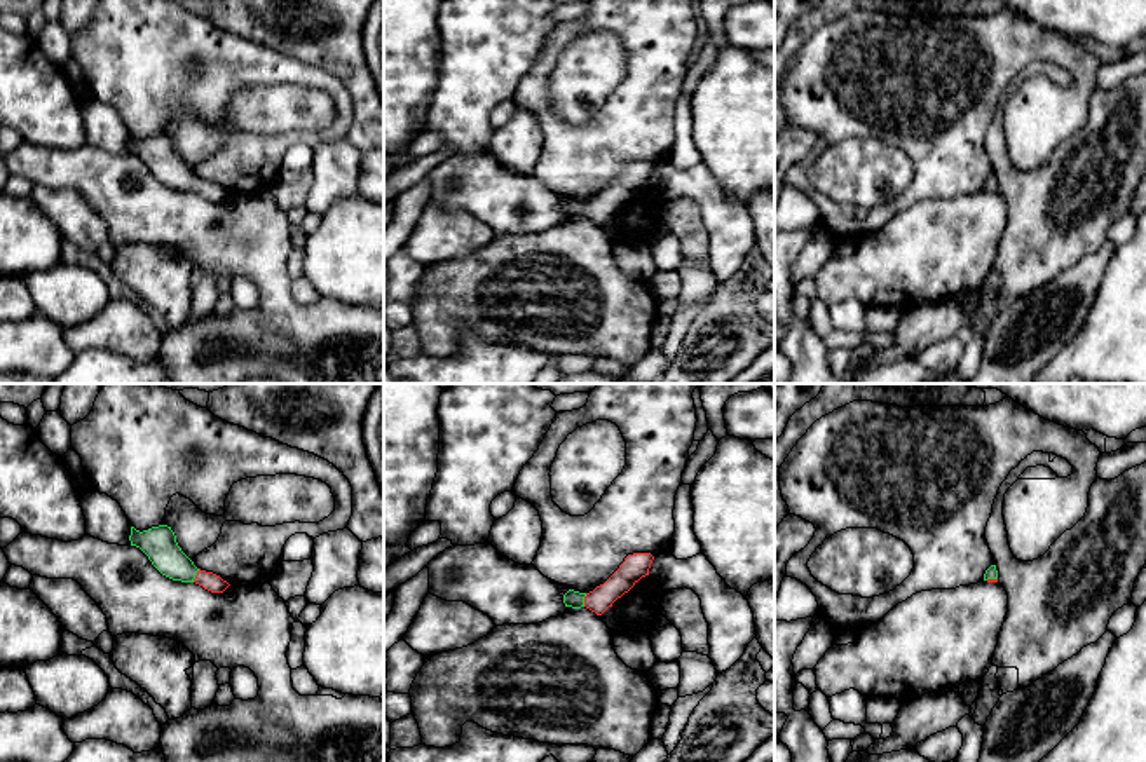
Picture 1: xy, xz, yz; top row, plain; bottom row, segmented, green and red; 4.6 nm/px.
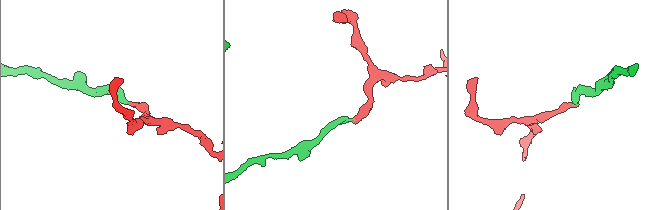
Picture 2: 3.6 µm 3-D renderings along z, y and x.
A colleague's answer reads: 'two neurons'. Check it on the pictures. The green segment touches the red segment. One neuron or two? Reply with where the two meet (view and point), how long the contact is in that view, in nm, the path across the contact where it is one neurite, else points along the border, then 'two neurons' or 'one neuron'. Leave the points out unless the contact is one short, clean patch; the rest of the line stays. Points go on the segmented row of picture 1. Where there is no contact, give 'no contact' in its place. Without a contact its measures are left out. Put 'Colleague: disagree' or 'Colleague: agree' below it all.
contact xy (196, 574); length 70 nm; way xy (159, 543), (196, 574), (210, 581); one neuron
Colleague: disagree

